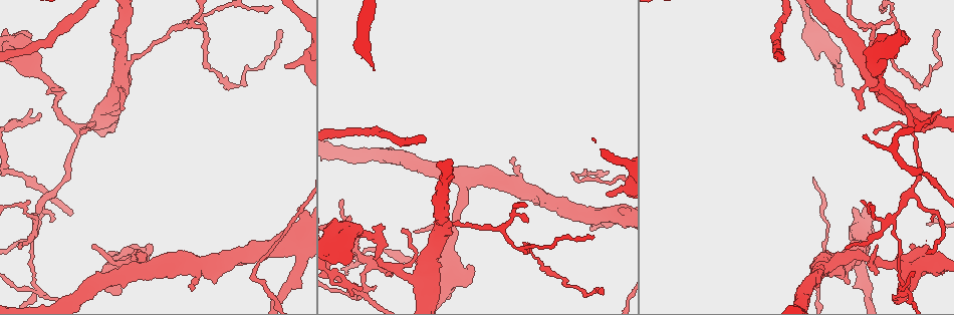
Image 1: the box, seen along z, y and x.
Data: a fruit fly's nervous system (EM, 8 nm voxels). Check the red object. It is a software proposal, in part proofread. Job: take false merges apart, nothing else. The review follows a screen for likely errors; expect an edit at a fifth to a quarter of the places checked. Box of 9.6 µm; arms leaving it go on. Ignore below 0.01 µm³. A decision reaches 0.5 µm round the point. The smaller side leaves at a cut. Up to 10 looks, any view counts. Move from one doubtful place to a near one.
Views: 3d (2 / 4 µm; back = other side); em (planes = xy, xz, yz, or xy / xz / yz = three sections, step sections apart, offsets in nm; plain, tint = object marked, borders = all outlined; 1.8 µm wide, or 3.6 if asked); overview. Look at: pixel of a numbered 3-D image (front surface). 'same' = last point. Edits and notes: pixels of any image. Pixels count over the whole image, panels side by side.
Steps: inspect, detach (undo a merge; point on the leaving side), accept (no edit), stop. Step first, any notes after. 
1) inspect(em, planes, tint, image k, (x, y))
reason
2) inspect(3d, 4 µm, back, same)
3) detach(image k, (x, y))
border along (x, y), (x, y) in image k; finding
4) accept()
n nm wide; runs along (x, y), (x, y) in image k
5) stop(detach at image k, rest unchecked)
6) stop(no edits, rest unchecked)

inspect(em, planes, borders, image 1, (355, 247))
four or more arms meet

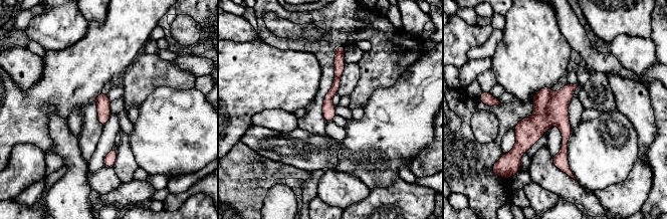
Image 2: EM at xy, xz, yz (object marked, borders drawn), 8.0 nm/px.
accept()
one cell here

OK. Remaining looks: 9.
inspect(em, 3.6 µm, xz, step 4, tint, image 1, (445, 260))
looks like a crossing

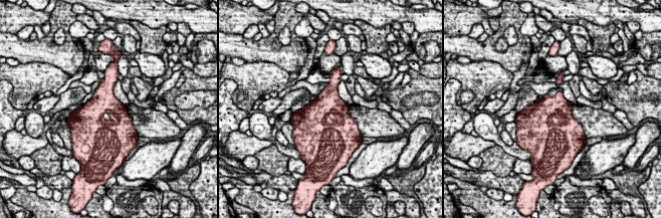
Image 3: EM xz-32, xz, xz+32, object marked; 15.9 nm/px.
accept()
650 nm wide; all the same cell

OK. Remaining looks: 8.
inspect(em, xz, step 4, tint, image 1, (77, 129))
sharp bend

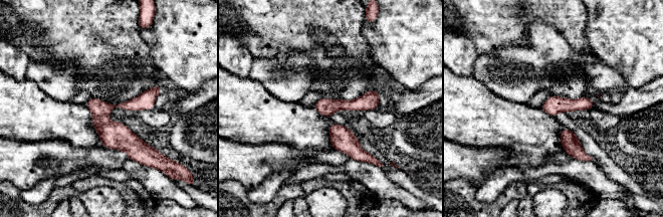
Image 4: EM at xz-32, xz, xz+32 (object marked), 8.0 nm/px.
accept()
runs along (88, 103), (119, 137), (145, 153) in image 4; continuous, no second cell

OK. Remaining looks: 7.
inspect(em, planes, tint, image 1, (365, 253))
sudden change in width

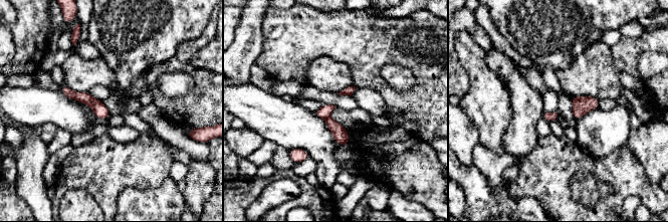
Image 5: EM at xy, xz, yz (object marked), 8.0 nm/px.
detach(image 5, (340, 133))
border along (328, 117), (324, 120) in image 5; two cells meet here

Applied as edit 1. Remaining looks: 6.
stop(detach at image 5, rest unchecked)

